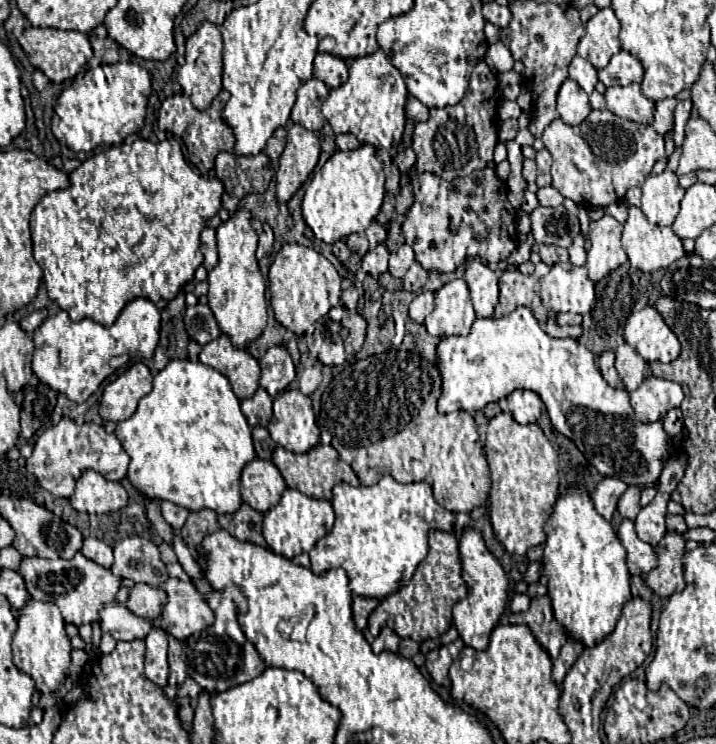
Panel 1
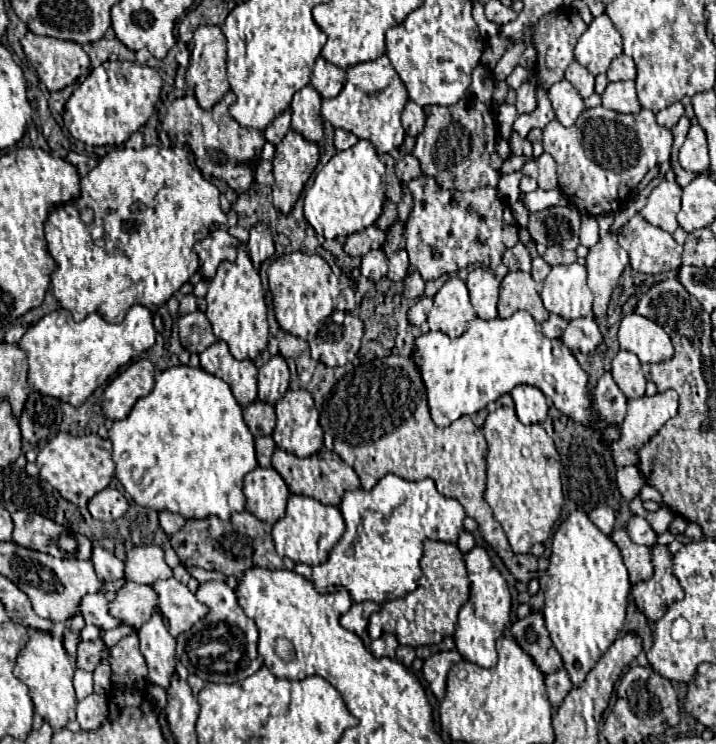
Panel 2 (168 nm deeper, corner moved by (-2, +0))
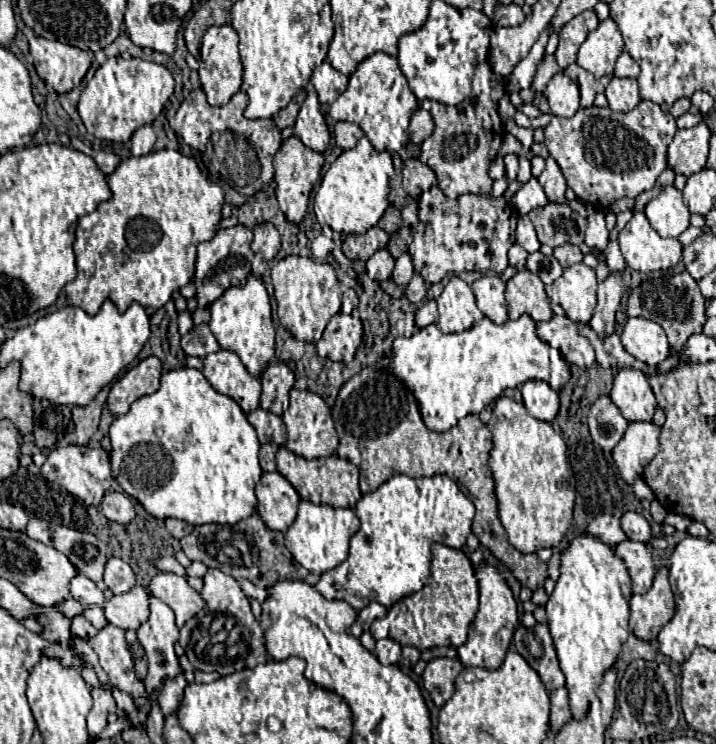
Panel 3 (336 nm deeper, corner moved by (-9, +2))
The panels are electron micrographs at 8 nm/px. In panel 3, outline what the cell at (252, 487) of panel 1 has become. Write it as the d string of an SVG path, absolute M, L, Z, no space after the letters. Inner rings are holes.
M264 472L256 484L258 514L272 530L286 532L296 518L300 496L280 472Z

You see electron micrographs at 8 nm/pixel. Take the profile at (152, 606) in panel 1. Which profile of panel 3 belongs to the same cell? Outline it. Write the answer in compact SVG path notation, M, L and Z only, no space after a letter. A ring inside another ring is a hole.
M134 586L124 594L112 596L104 608L108 622L122 630L138 630L148 620L148 598L150 594L144 586Z

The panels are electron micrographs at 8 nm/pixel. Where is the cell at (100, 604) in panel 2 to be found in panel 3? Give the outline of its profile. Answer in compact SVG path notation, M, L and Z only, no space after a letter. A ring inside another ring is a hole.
M86 576L72 578L70 592L72 592L72 598L78 600L84 608L88 608L88 606L104 606L104 602L106 602L104 592L92 580L88 580Z

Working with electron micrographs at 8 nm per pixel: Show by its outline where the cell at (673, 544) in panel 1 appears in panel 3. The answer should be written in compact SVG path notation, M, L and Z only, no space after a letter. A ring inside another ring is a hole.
M668 568L656 572L654 584L646 594L634 594L630 600L630 628L642 640L654 640L664 624L676 612L676 598L668 584Z

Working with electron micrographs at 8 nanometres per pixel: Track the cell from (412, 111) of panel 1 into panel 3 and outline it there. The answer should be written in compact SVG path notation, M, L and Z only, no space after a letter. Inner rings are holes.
M418 108L410 120L410 128L408 128L410 140L414 144L422 144L432 134L432 130L434 130L434 122L432 122L430 112L424 108Z

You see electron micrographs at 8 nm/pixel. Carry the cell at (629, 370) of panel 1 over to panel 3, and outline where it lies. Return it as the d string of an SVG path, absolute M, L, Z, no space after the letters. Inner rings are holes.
M620 368L614 376L614 388L610 396L628 422L652 420L656 398L642 370Z

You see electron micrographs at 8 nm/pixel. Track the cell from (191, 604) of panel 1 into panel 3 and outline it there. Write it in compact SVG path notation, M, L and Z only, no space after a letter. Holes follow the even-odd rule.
M160 572L152 578L148 590L152 596L160 598L174 610L178 628L184 626L186 620L194 618L198 612L204 610L202 596L194 588L190 588L184 576L176 576L172 572Z

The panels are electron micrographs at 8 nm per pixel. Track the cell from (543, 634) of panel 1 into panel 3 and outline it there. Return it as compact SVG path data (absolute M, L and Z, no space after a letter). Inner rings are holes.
M536 624L532 628L518 626L514 632L514 646L526 658L526 662L540 674L548 690L564 686L564 674L558 666L556 648L548 624Z

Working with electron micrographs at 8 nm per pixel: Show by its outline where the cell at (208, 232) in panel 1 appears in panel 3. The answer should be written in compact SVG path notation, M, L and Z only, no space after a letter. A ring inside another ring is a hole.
M238 224L232 228L222 228L216 232L212 240L198 244L196 274L194 274L198 306L210 306L216 298L224 294L226 288L240 286L246 282L246 276L250 272L250 262L254 258L250 250L250 242L252 242L252 230Z

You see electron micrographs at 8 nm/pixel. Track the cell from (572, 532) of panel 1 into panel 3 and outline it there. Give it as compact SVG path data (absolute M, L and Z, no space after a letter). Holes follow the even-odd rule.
M578 534L562 552L560 578L546 602L548 628L558 652L560 668L566 676L570 710L574 718L588 712L590 700L602 674L616 662L622 644L628 638L628 602L632 598L632 580L624 560L600 538Z

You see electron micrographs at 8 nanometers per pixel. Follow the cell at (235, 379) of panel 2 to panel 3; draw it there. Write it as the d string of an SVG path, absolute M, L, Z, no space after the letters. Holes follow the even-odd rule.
M218 350L204 358L206 380L222 394L234 398L244 412L256 410L260 406L262 384L258 376L252 376L238 354L232 350Z

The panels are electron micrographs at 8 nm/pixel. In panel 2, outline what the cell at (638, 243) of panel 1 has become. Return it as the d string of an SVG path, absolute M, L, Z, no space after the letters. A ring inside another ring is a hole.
M635 214L619 228L617 240L629 254L629 264L635 272L661 274L681 266L683 246L671 234L651 226L641 214Z

